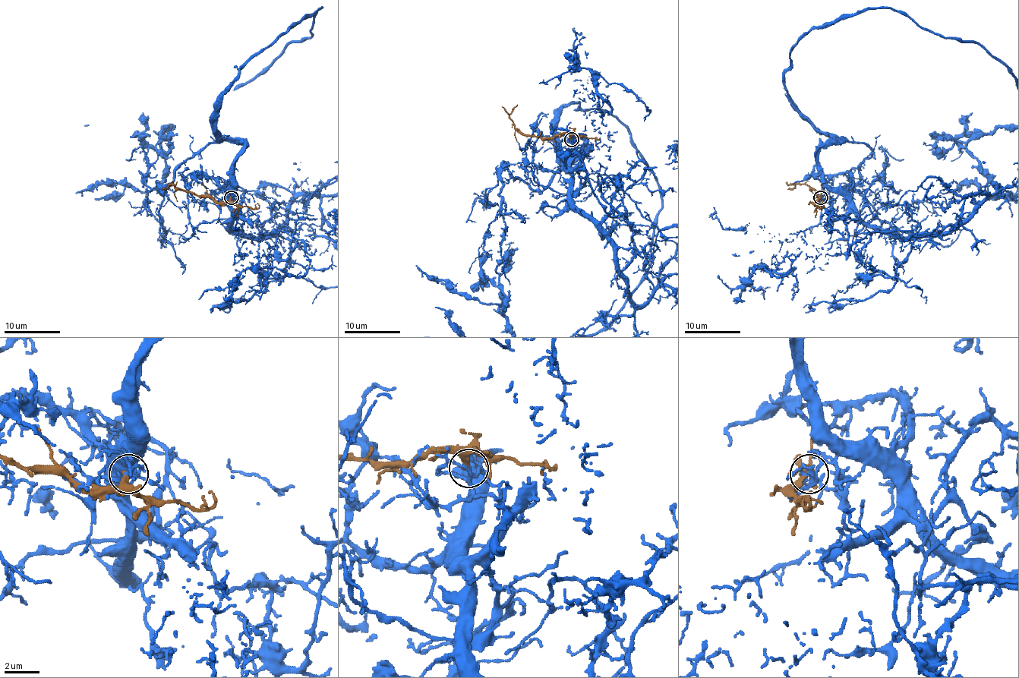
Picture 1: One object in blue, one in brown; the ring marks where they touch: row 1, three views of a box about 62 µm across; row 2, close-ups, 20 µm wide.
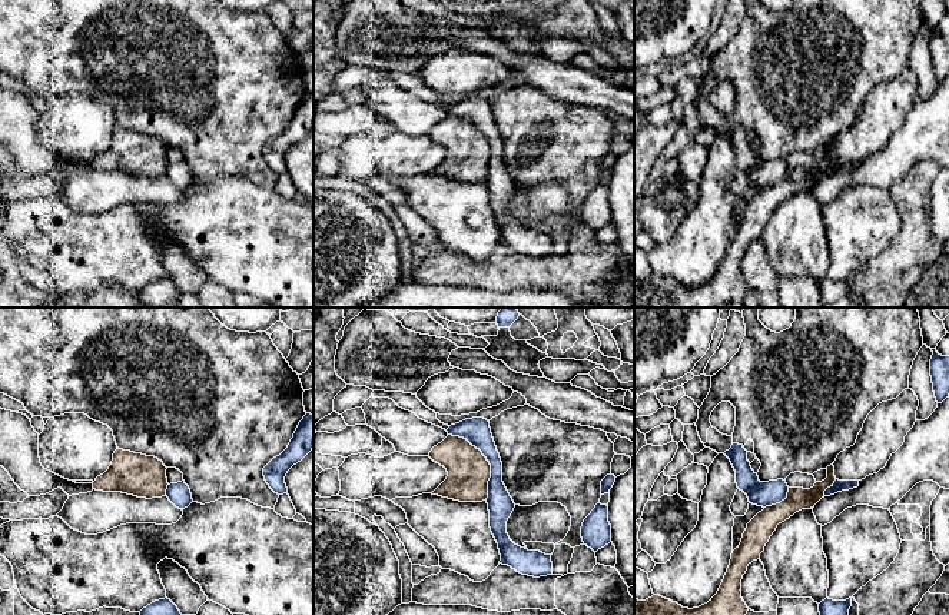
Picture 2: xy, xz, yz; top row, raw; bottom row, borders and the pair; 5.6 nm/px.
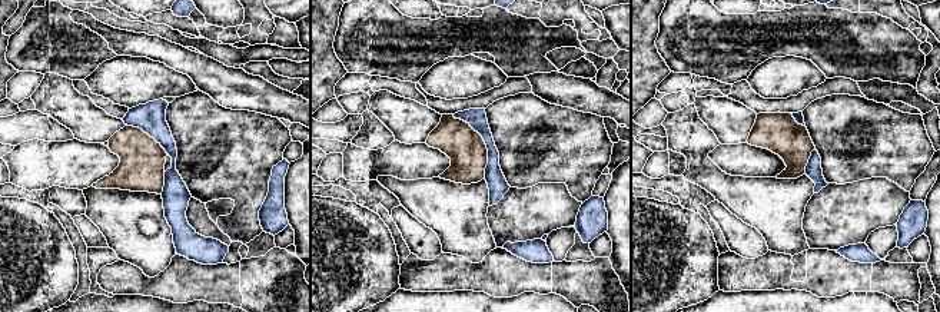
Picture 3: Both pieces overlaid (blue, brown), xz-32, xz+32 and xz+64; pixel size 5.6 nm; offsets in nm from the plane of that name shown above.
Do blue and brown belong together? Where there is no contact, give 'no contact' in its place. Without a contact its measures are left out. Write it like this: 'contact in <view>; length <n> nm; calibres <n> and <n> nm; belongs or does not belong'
contact in xz; length 440 nm; calibres 150 and 240 nm; does not belong

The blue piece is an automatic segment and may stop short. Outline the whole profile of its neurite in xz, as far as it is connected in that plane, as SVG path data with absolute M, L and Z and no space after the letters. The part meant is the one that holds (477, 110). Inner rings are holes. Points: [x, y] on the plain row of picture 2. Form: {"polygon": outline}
{"polygon": "M484 97L465 99L451 104L447 112L448 114L467 119L482 132L491 144L487 183L490 190L490 207L501 235L500 243L508 245L517 252L534 257L551 255L551 235L521 227L515 225L507 213L507 200L515 183L502 162L502 142L491 113L490 102Z"}

